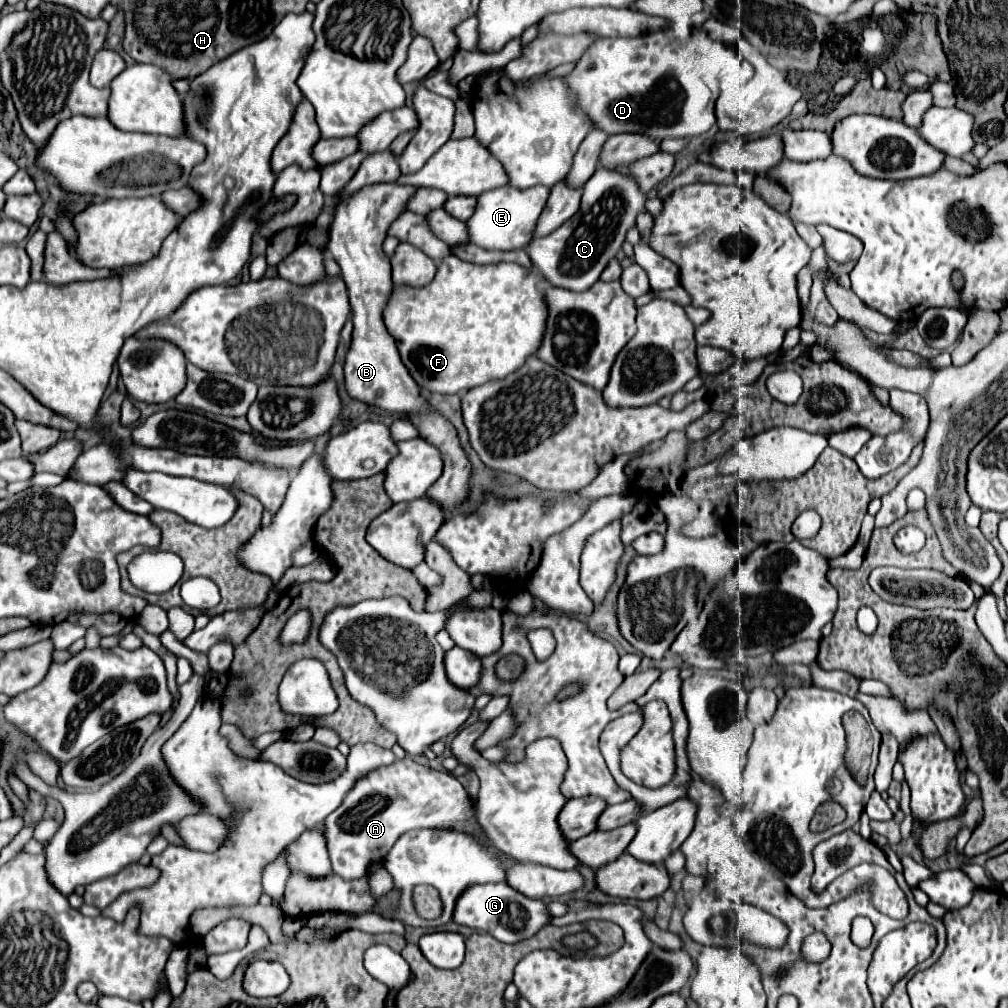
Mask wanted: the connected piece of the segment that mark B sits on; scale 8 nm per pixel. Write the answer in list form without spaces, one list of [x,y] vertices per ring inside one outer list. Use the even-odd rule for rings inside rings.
[[[381,183],[361,189],[349,201],[337,201],[337,213],[329,231],[329,251],[341,267],[353,313],[353,341],[345,357],[347,393],[353,399],[377,405],[387,411],[409,413],[409,419],[419,427],[421,439],[437,445],[443,451],[443,475],[435,481],[435,485],[431,485],[427,495],[435,499],[447,513],[451,513],[451,509],[467,497],[471,465],[459,445],[455,427],[445,417],[435,413],[419,395],[419,387],[399,357],[397,341],[383,323],[383,309],[393,293],[391,257],[383,251],[383,241],[387,239],[387,231],[393,221],[407,211],[407,203],[415,191],[417,187],[413,185]]]

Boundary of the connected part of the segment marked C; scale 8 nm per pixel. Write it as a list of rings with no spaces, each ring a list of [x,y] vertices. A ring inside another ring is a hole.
[[[599,167],[583,185],[581,207],[575,217],[565,221],[553,233],[533,239],[525,251],[529,253],[533,267],[541,271],[551,285],[569,291],[583,291],[593,285],[607,263],[617,257],[627,231],[633,229],[637,225],[637,217],[647,211],[645,201],[647,195],[639,189],[639,183],[631,173],[623,173],[621,167]]]

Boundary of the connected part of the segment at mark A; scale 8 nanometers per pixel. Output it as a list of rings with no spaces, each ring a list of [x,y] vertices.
[[[409,757],[379,767],[357,779],[355,789],[323,823],[333,871],[343,879],[367,877],[371,865],[383,863],[403,833],[427,827],[467,829],[469,815],[473,809],[467,791],[451,773],[429,769]]]

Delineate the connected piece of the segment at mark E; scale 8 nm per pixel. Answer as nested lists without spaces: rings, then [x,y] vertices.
[[[511,185],[491,189],[477,197],[477,209],[471,221],[467,221],[471,243],[483,249],[523,249],[531,239],[537,225],[537,219],[545,207],[549,189],[535,185],[529,189],[517,189]]]

